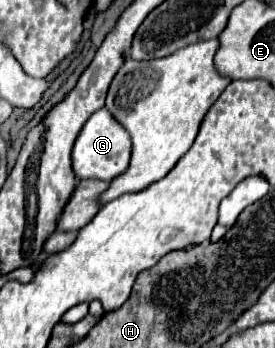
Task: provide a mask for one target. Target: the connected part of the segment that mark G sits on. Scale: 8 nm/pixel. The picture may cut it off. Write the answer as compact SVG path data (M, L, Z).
M102 107L96 111L80 131L74 151L72 151L72 167L76 173L76 179L102 179L102 181L112 181L116 175L122 175L128 169L130 163L130 153L132 153L132 139L128 131L112 117L112 113Z

